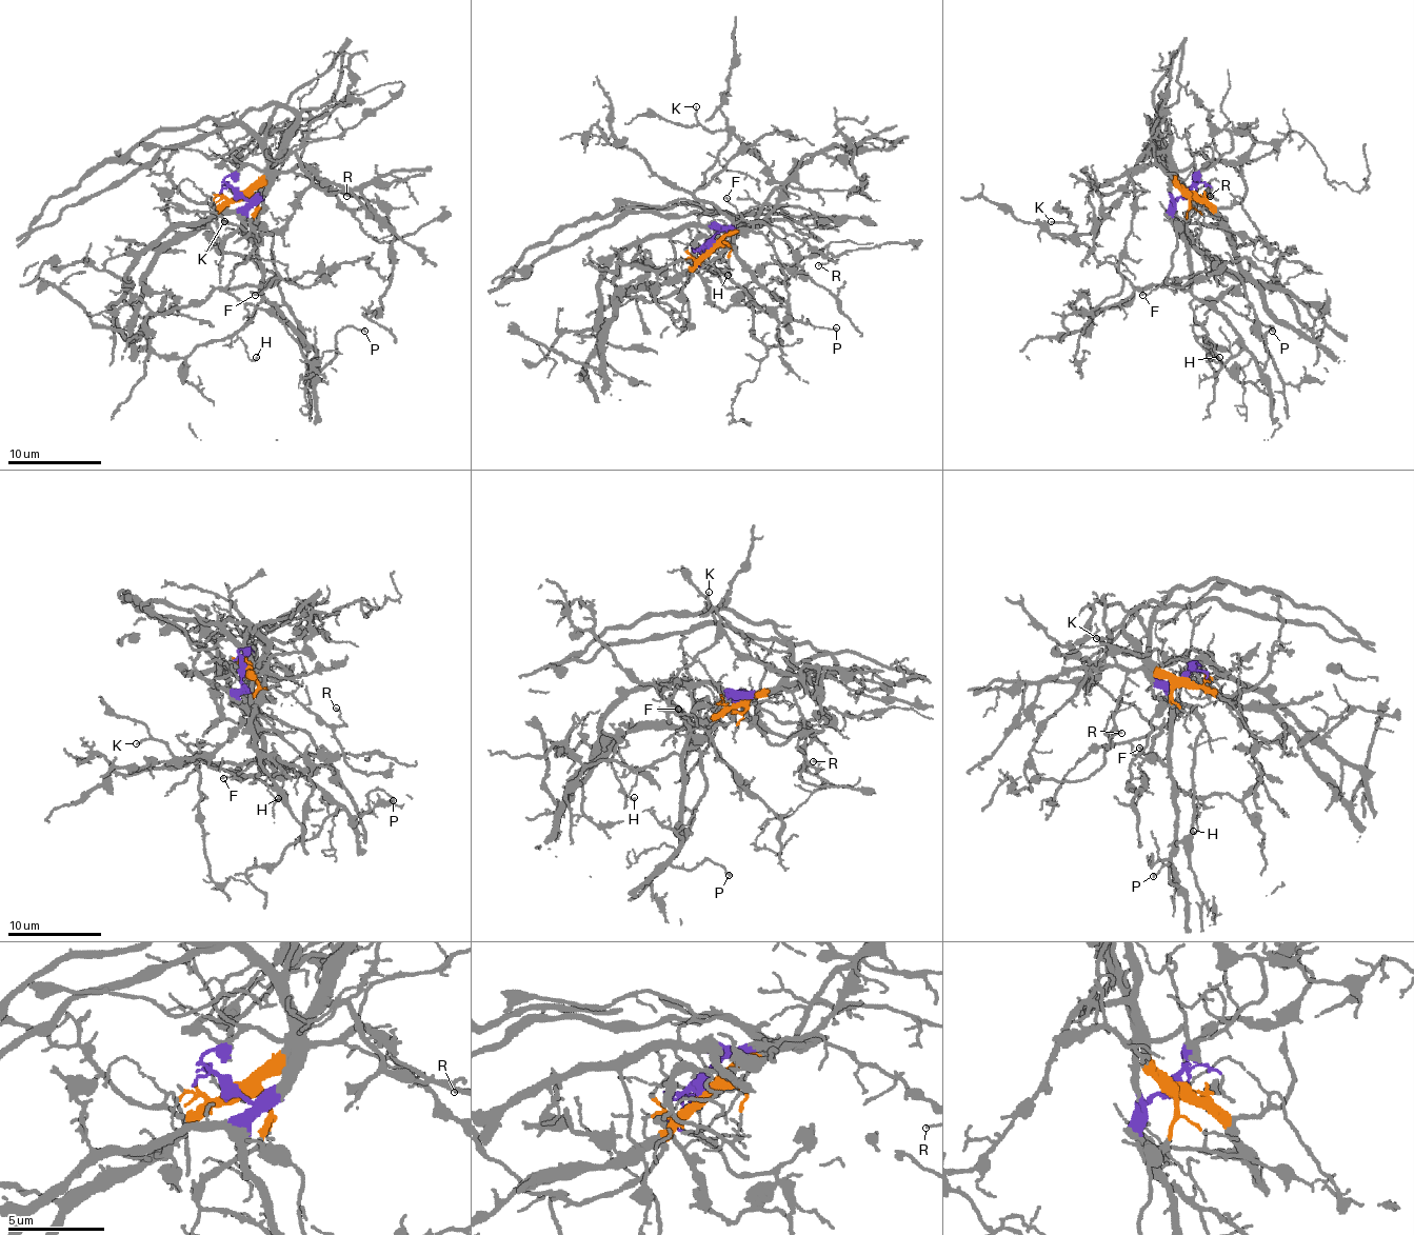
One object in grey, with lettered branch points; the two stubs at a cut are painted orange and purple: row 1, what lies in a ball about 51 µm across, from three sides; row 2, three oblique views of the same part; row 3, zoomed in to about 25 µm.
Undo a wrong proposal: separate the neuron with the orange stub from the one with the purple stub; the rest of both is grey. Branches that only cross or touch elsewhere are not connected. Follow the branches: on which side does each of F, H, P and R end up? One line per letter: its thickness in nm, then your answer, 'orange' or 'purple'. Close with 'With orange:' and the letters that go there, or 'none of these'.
F: 110 nm | orange
H: 110 nm | purple
P: 130 nm | purple
R: 100 nm | purple
With orange: F

